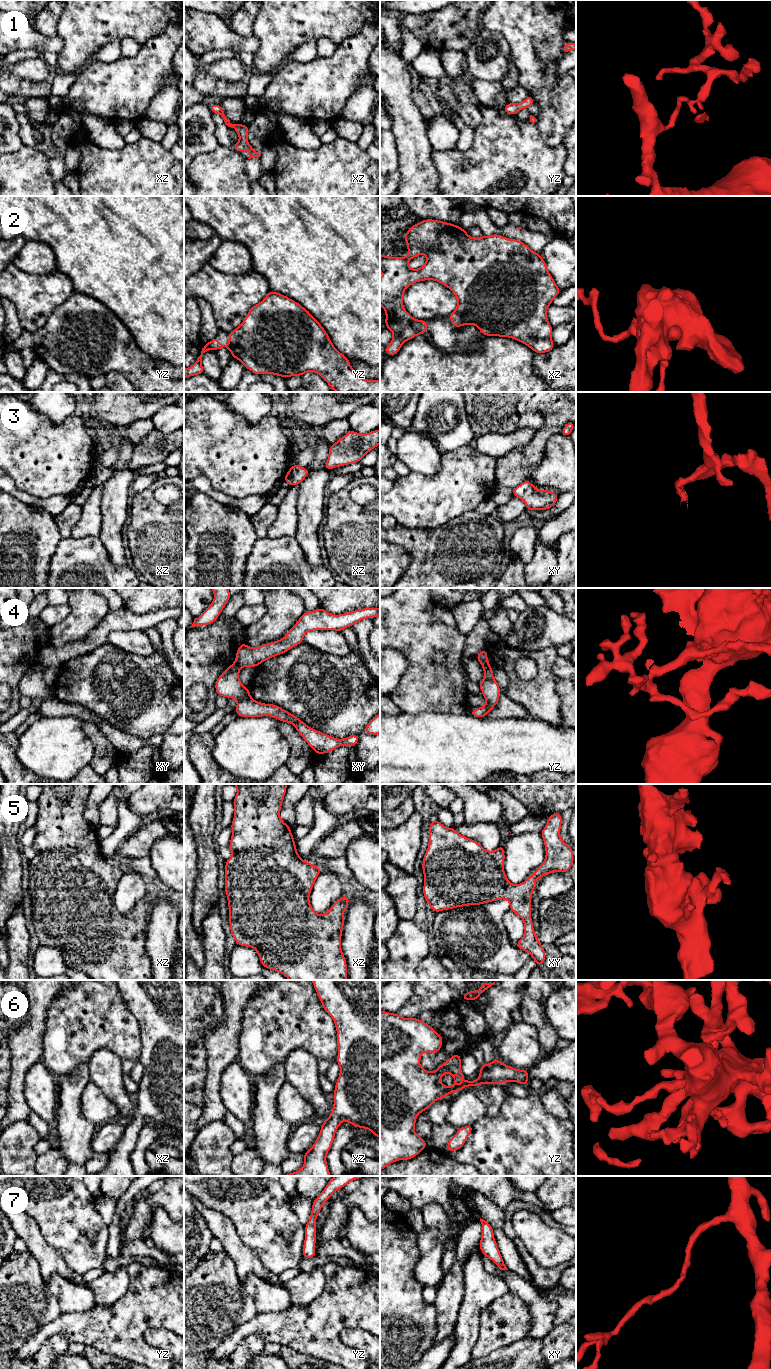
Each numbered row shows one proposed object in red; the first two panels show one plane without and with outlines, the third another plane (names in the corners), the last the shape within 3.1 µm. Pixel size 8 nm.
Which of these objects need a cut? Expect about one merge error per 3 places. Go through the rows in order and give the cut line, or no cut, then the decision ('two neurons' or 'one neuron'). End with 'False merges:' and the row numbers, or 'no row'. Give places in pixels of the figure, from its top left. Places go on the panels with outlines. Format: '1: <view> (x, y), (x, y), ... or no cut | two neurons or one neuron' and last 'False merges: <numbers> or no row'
1: no cut | one neuron
2: yz (229, 344), (227, 347) | two neurons
3: no cut | one neuron
4: xy (235, 661), (240, 667) | two neurons
5: no cut | one neuron
6: no cut | one neuron
7: no cut | one neuron
False merges: 2, 4

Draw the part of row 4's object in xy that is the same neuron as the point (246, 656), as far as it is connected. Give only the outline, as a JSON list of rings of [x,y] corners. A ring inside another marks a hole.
[[[321,607],[315,611],[305,611],[280,640],[262,644],[257,648],[252,648],[242,642],[236,652],[235,662],[240,668],[256,668],[262,662],[284,654],[301,644],[304,635],[309,631],[335,630],[342,632],[344,628],[352,627],[367,618],[375,619],[378,615],[380,615],[380,608],[362,608],[339,615],[331,614]]]

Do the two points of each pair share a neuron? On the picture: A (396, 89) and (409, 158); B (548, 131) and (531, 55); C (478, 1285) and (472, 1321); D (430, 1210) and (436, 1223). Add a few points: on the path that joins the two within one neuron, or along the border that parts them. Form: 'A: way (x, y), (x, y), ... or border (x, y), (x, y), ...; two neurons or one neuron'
A: way (400, 106), (408, 122), (409, 141); one neuron
B: way (548, 112), (548, 93), (541, 84), (537, 74); one neuron
C: way (478, 1294), (472, 1306), (472, 1312); one neuron
D: way (433, 1213), (436, 1220); one neuron

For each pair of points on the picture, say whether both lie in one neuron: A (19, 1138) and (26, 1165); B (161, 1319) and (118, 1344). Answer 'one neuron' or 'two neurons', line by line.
A: one neuron
B: one neuron

